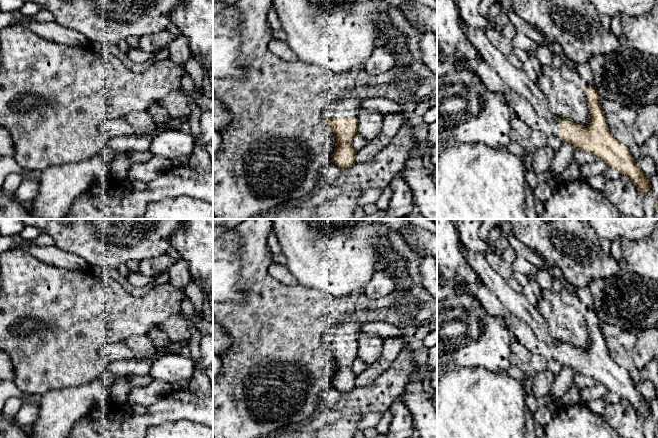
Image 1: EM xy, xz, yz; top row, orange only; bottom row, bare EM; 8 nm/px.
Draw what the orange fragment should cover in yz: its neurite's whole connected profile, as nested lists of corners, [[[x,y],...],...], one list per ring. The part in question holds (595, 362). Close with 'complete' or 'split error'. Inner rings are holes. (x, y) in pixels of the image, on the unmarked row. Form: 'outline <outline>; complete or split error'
outline [[[480,279],[467,285],[465,293],[477,298],[488,314],[502,321],[516,340],[530,353],[541,355],[547,360],[557,360],[563,366],[571,367],[579,374],[593,378],[604,385],[608,391],[627,399],[643,419],[650,415],[648,399],[644,398],[635,386],[630,374],[615,363],[609,355],[600,329],[600,321],[594,310],[588,309],[586,312],[591,346],[588,350],[583,350],[568,343],[554,346],[540,340],[523,321],[513,316],[504,307],[495,293]]]; split error

